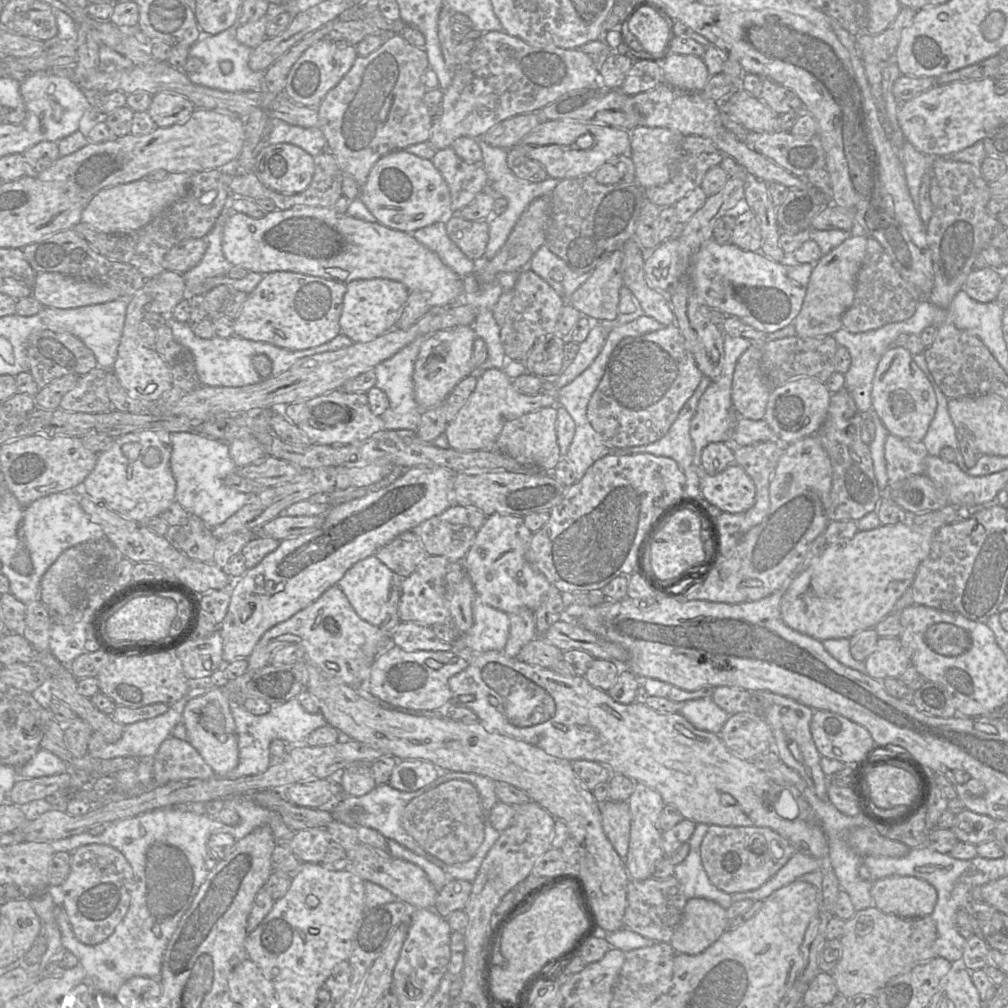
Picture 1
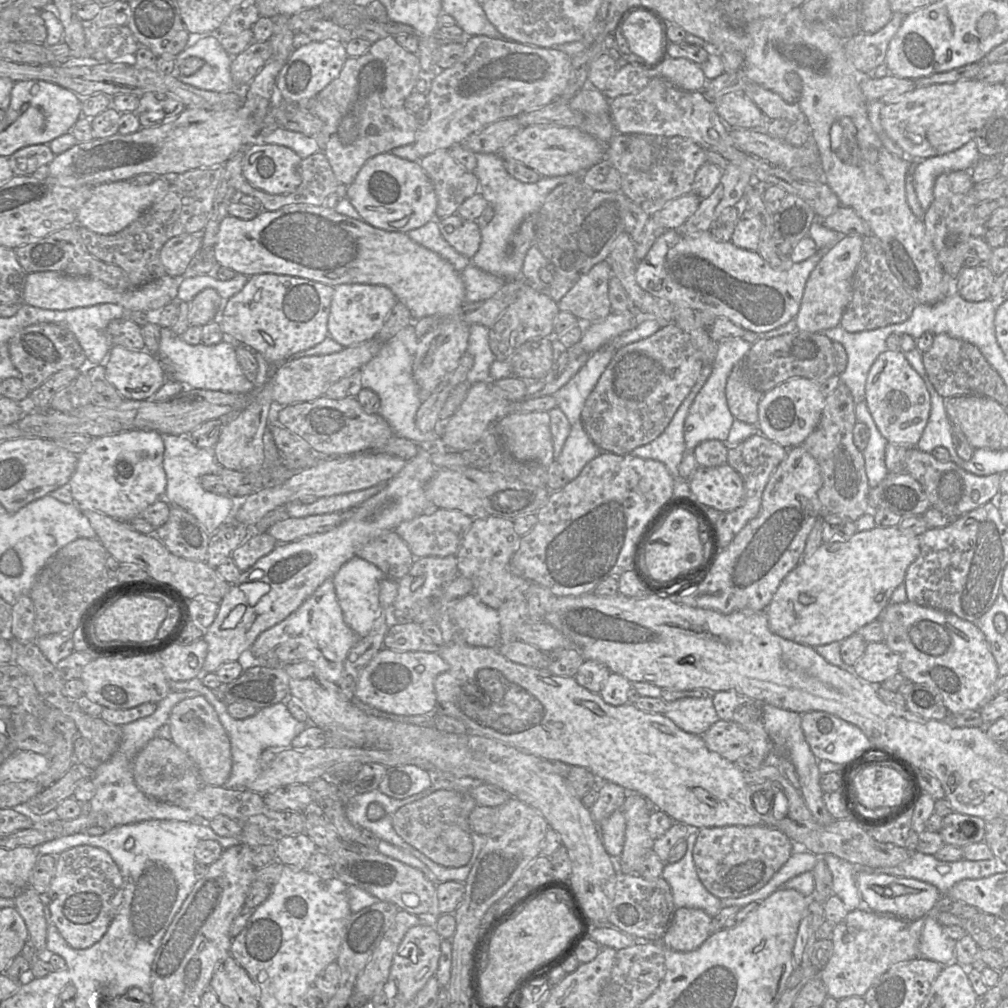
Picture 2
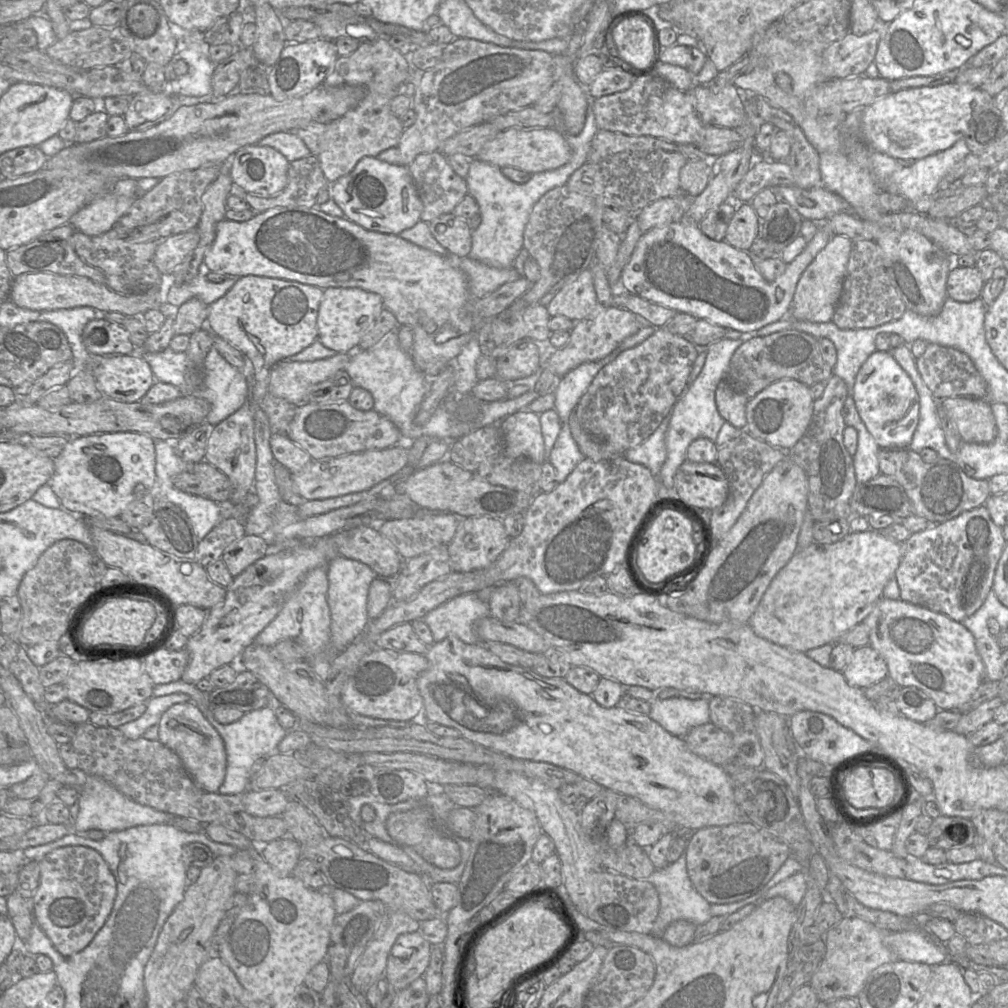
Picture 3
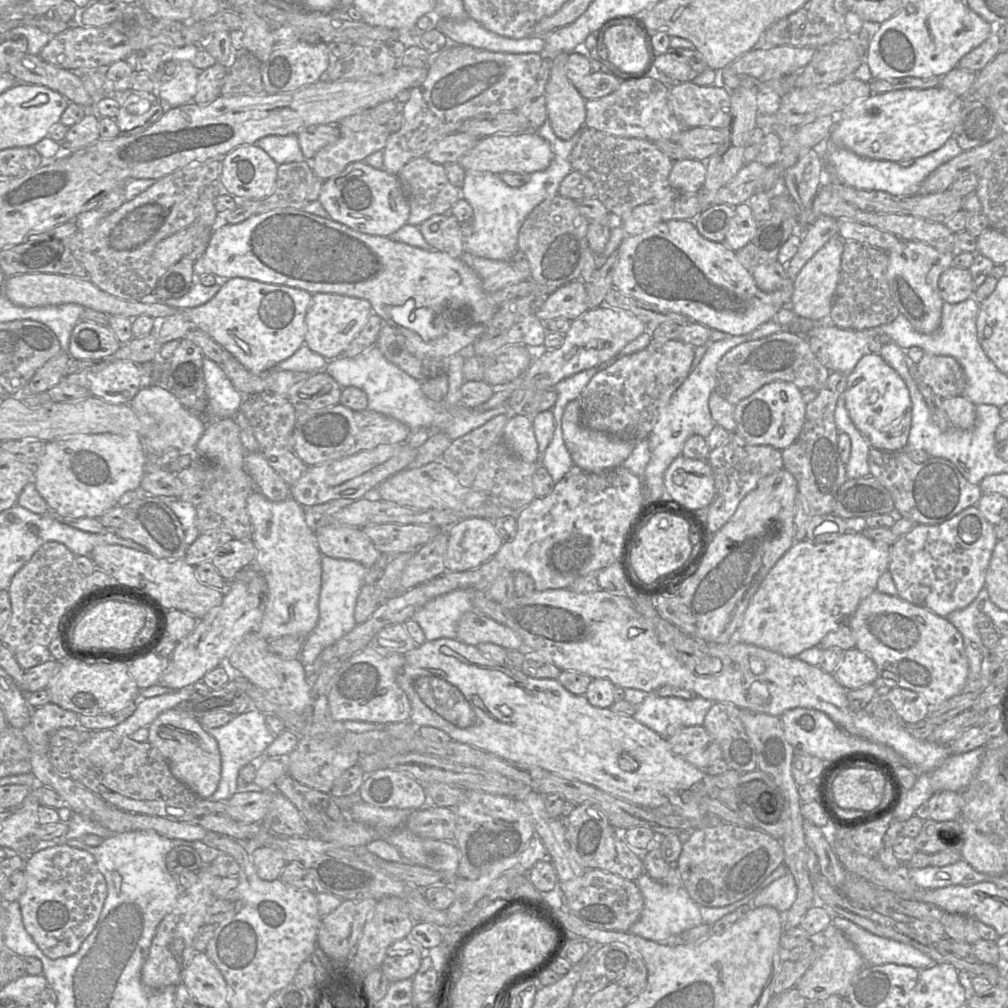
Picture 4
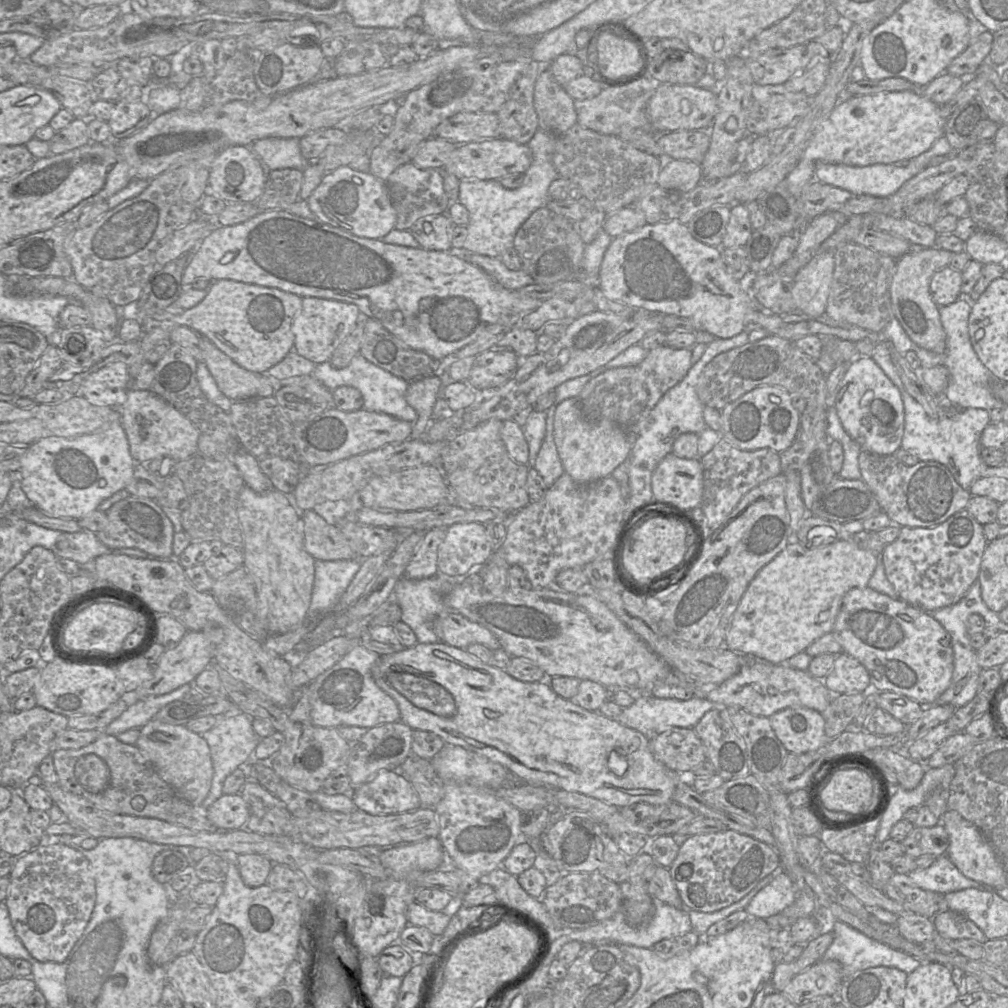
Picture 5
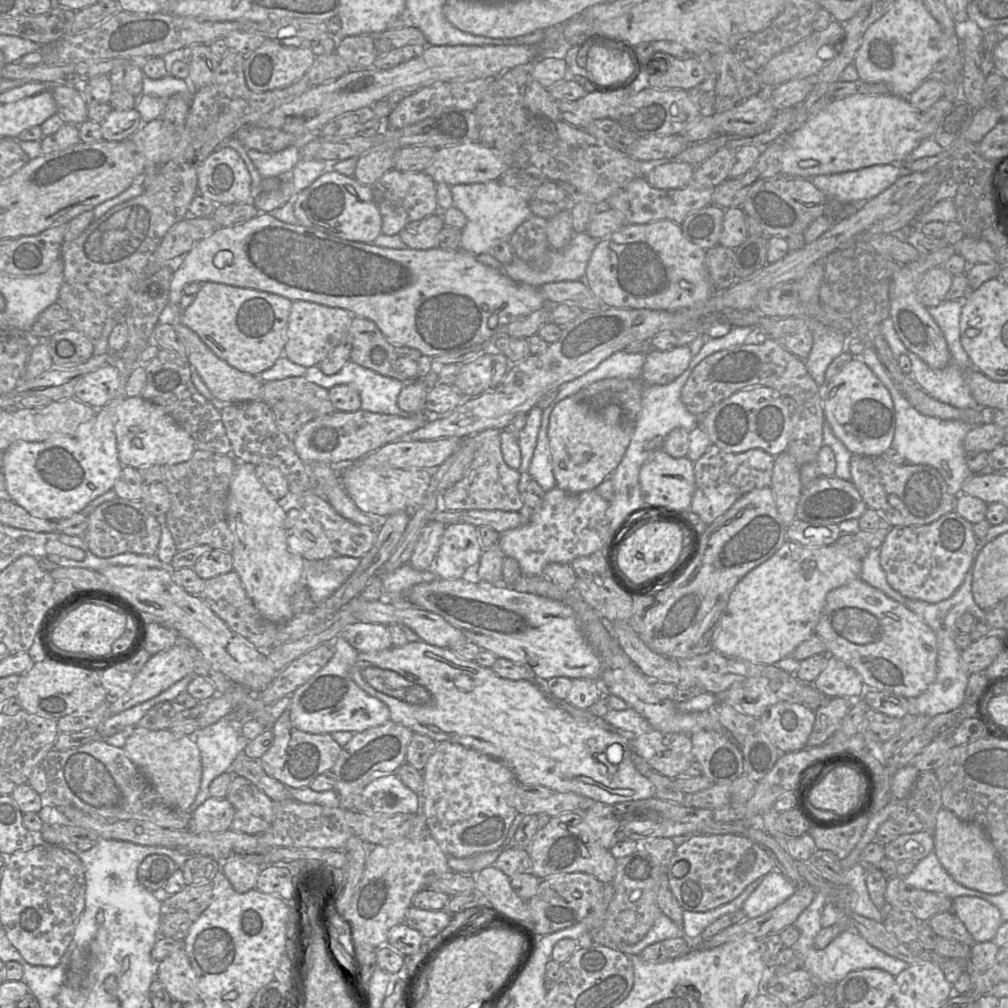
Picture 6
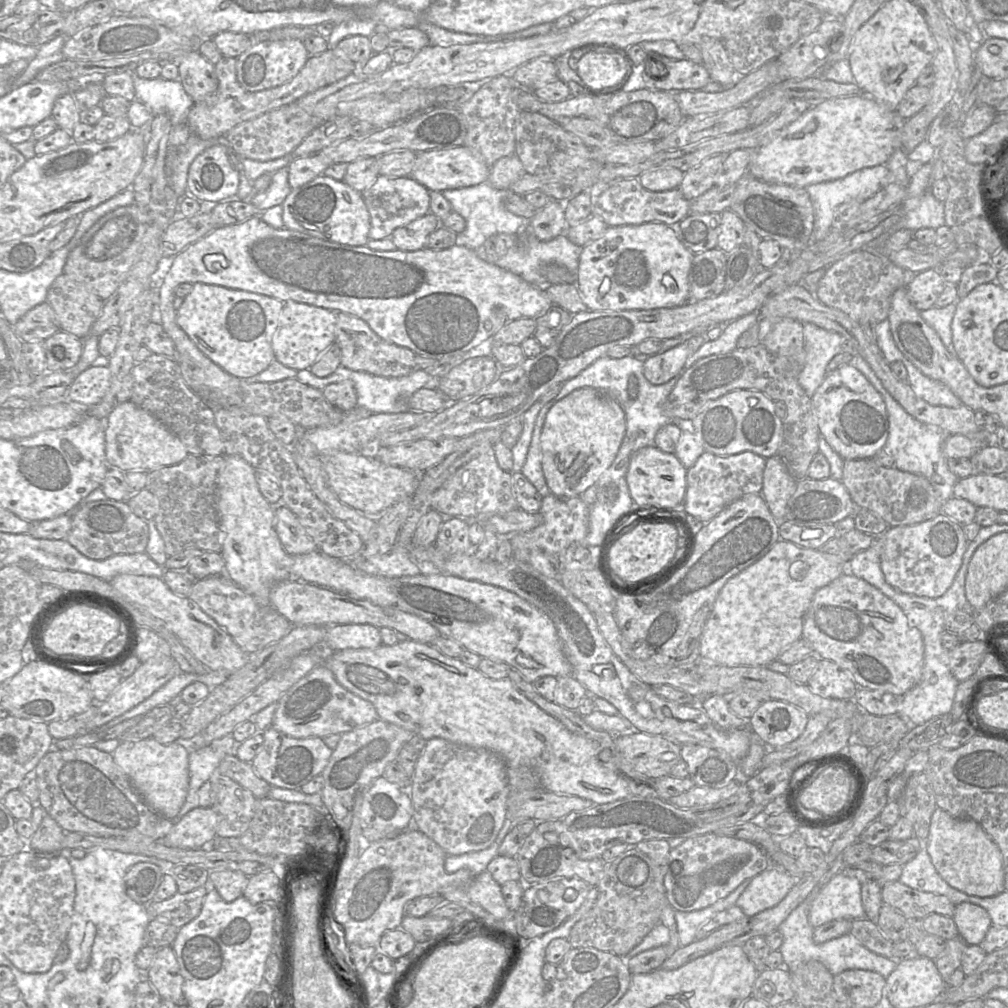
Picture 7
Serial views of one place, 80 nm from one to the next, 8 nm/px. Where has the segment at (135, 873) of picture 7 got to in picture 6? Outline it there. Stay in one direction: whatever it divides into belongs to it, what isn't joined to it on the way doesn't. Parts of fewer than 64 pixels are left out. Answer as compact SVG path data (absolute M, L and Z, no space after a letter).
M155 854L142 861L138 868L137 878L145 889L157 893L178 869L180 868L170 857Z

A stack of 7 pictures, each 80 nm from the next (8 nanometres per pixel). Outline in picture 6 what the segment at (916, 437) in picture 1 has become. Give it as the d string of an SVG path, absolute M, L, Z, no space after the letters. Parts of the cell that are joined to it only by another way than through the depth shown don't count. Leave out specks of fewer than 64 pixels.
M852 359L821 386L825 421L853 455L881 456L891 448L895 432L894 405L882 382L862 361Z

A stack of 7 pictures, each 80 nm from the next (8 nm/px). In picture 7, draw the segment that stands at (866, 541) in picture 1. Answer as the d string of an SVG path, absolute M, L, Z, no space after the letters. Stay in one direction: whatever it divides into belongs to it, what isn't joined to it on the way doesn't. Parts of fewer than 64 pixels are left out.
M779 540L771 549L755 563L741 571L739 574L730 578L719 592L712 611L705 623L700 637L700 656L702 662L711 662L721 666L737 667L766 667L778 657L794 642L802 638L803 620L812 598L817 590L828 585L841 574L844 573L844 567L847 562L842 562L839 557L821 552L819 549L809 549L798 546L792 542Z

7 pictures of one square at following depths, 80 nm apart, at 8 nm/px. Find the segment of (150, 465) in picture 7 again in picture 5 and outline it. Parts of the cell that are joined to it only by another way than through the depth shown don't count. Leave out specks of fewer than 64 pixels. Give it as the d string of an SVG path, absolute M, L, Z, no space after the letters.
M129 389L127 399L119 410L130 453L137 464L161 456L184 461L198 453L198 440L202 432L182 413L151 390Z

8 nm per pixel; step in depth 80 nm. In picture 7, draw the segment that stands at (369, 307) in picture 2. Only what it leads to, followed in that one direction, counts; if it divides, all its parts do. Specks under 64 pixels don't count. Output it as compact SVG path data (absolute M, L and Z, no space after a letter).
M295 301L284 302L272 340L275 360L297 371L309 369L335 343L337 313Z

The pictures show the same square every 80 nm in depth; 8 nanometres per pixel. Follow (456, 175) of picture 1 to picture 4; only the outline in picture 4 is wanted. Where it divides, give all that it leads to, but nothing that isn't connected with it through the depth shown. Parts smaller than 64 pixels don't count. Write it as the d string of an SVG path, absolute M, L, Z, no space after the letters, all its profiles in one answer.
M418 157L398 172L403 193L410 206L407 224L418 226L434 215L450 213L453 205L462 198L461 189L453 186L447 178L444 165L436 164L427 157Z

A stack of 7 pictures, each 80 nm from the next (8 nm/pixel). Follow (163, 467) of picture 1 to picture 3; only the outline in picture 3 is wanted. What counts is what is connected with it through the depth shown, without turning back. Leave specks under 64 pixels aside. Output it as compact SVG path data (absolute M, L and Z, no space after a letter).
M113 432L73 437L54 458L54 472L47 484L61 502L62 508L85 516L120 517L123 510L136 499L153 495L156 482L155 440L138 432Z

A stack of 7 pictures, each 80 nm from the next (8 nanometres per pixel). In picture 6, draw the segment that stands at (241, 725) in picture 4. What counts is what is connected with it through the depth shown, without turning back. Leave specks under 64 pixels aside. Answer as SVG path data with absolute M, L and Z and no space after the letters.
M224 717L194 734L188 735L198 746L202 763L202 777L198 794L186 810L192 814L209 797L211 782L227 773L236 759L243 753L248 740L240 732L241 719Z

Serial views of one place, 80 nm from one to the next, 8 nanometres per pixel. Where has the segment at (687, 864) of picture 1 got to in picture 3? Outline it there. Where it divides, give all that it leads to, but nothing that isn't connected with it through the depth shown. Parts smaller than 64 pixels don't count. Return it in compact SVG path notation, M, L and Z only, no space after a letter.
M685 851L676 862L656 870L647 880L656 888L660 900L659 913L651 934L662 937L666 928L678 920L686 920L695 925L701 925L711 919L711 904L696 891L689 878Z

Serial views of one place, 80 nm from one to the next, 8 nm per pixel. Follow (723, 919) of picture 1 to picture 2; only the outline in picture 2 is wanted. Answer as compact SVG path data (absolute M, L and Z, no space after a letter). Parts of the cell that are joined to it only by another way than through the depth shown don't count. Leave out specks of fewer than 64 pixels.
M679 908L661 943L677 952L694 951L711 935L712 919L701 909Z

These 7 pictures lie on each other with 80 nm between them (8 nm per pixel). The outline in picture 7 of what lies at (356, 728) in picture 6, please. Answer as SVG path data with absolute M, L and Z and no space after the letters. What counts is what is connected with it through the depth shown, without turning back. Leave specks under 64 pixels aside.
M319 664L295 683L277 703L271 726L297 739L343 734L379 719L373 704L345 689L324 664Z

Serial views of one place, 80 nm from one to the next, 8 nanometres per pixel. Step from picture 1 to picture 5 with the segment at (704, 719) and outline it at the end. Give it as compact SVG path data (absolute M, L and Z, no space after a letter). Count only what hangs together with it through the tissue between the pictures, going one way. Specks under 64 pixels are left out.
M644 695L636 699L616 718L622 725L634 729L651 739L672 728L694 728L702 717L719 705L706 698L693 697L689 700L656 698Z

